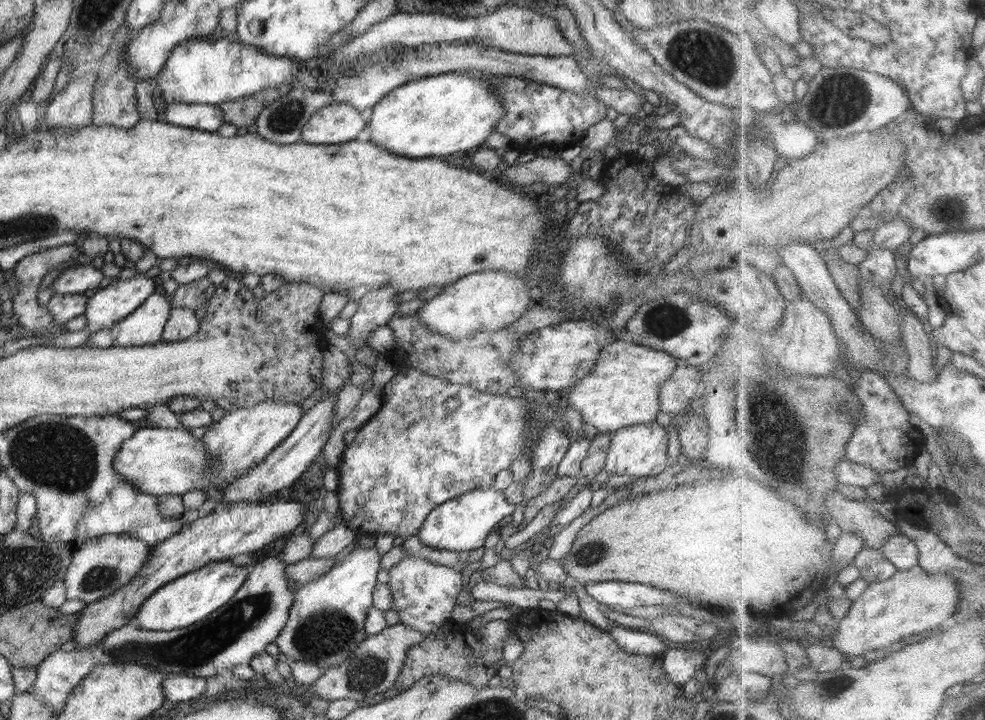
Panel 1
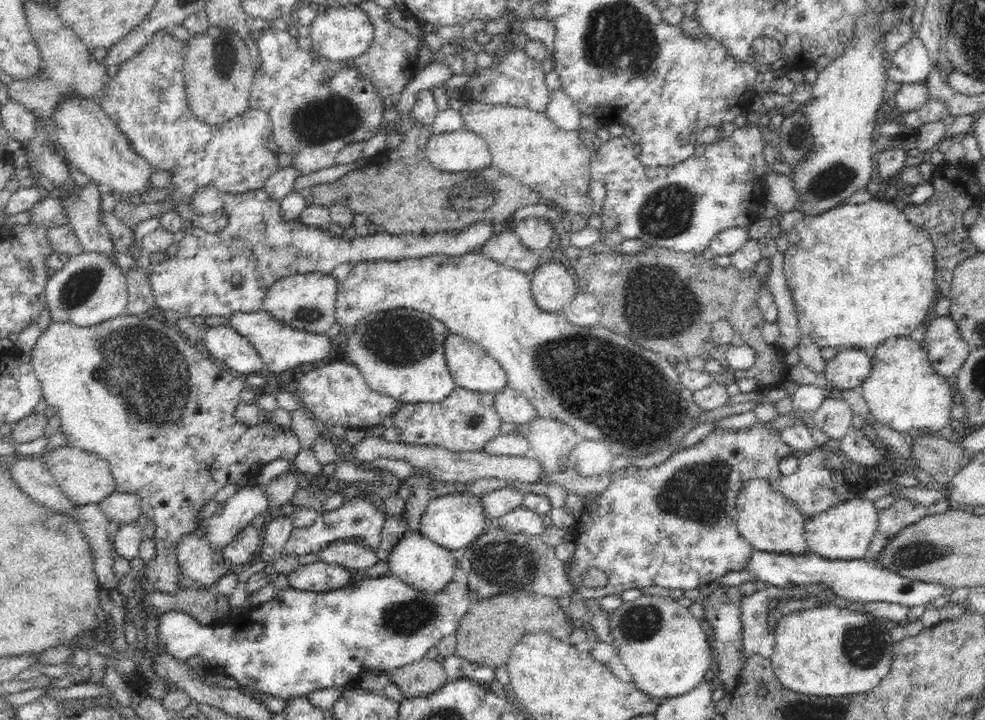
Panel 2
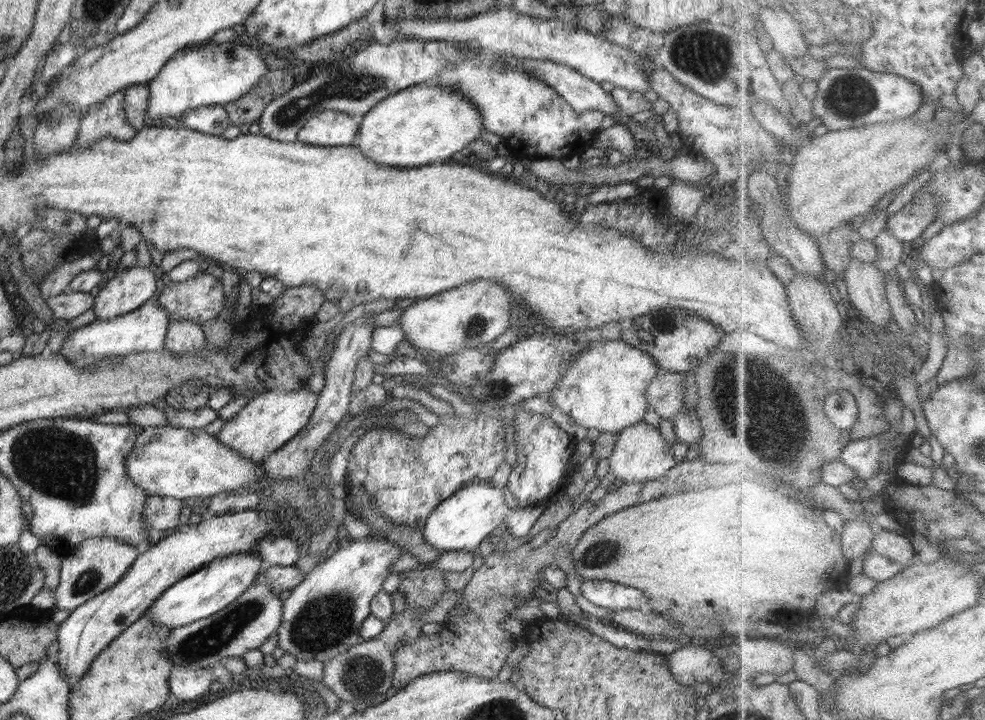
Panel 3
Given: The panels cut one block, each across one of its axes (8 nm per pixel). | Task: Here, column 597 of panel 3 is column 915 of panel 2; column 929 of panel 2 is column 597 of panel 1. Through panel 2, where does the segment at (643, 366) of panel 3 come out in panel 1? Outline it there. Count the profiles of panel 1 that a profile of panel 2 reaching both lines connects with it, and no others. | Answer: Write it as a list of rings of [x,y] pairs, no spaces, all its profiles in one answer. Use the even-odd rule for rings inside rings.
[[[628,338],[616,339],[602,347],[602,351],[594,363],[594,369],[590,369],[590,373],[578,379],[571,386],[570,392],[568,391],[568,395],[566,395],[565,406],[578,410],[583,416],[583,420],[592,424],[598,433],[614,433],[622,428],[655,422],[656,415],[661,411],[660,400],[658,400],[660,385],[668,381],[672,377],[673,370],[682,364],[686,365],[688,362],[673,358],[662,350],[652,350],[648,346],[633,343]]]

